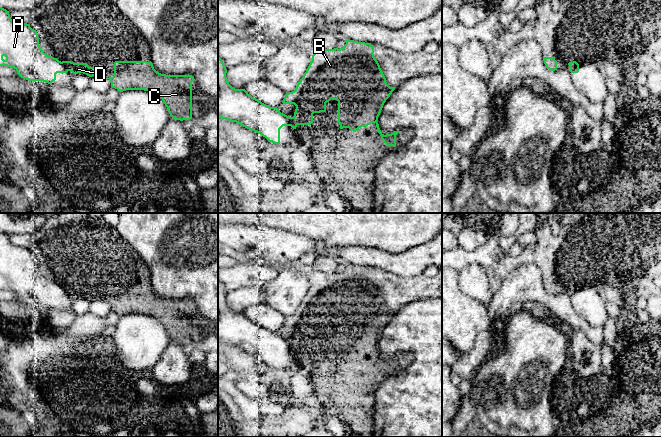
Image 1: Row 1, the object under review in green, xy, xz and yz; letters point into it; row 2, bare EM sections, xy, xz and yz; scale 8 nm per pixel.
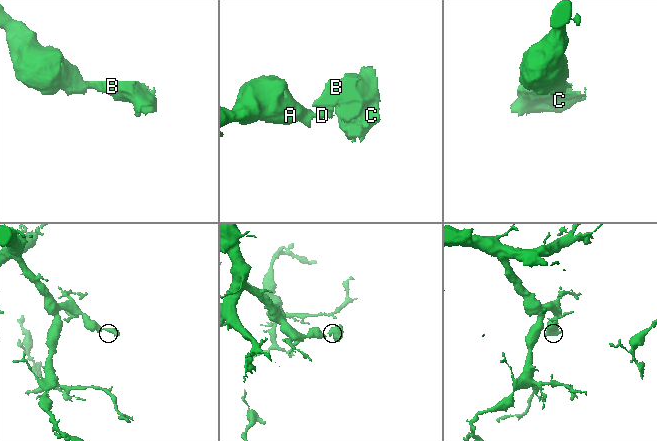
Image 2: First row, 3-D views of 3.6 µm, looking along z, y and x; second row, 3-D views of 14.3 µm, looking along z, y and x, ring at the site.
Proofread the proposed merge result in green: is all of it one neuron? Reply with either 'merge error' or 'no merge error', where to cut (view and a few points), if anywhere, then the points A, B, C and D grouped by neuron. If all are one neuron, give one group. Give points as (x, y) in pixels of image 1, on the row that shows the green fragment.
merge error; cut xy (60, 62), (69, 70); groups A / B C D

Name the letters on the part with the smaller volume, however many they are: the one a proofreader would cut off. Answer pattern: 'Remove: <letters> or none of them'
Remove: B, C, D

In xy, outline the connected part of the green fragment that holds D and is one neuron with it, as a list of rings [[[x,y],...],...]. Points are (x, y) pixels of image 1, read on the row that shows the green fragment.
[[[62,61],[61,63],[65,65],[73,74],[83,73],[89,77],[101,75],[101,73],[97,71],[95,67],[89,67],[87,63],[74,63],[71,61]]]

